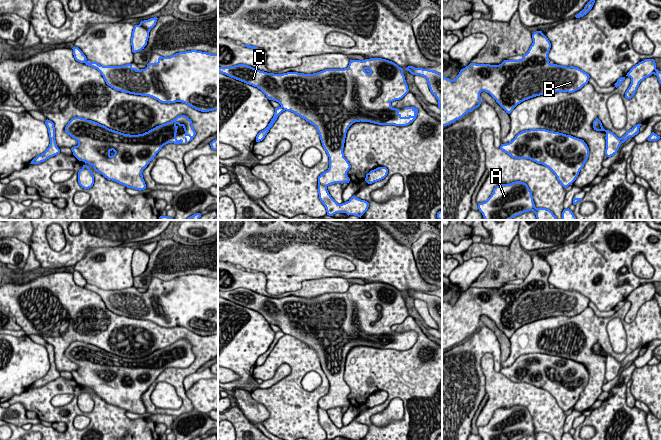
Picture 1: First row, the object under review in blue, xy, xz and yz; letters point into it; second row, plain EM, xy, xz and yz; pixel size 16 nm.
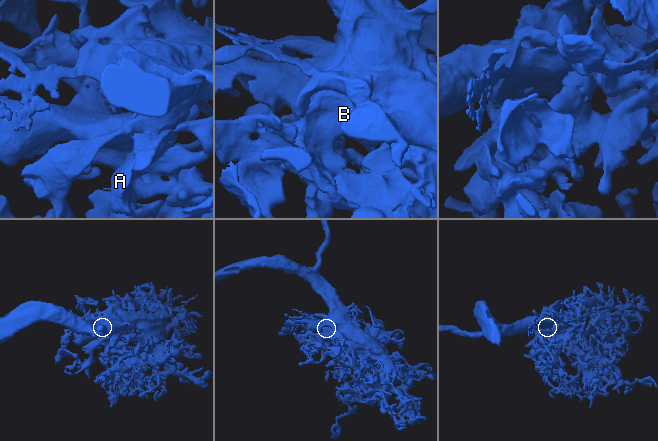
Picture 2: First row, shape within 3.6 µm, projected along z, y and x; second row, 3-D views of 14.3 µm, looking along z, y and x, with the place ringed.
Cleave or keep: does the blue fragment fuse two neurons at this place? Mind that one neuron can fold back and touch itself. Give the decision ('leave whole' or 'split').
leave whole

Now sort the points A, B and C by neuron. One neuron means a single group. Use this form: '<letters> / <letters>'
A B C

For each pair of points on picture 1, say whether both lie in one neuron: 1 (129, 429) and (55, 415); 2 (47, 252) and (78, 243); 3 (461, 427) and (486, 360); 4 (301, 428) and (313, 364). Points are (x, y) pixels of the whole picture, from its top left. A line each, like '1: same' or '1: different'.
1: same
2: same
3: different
4: same

